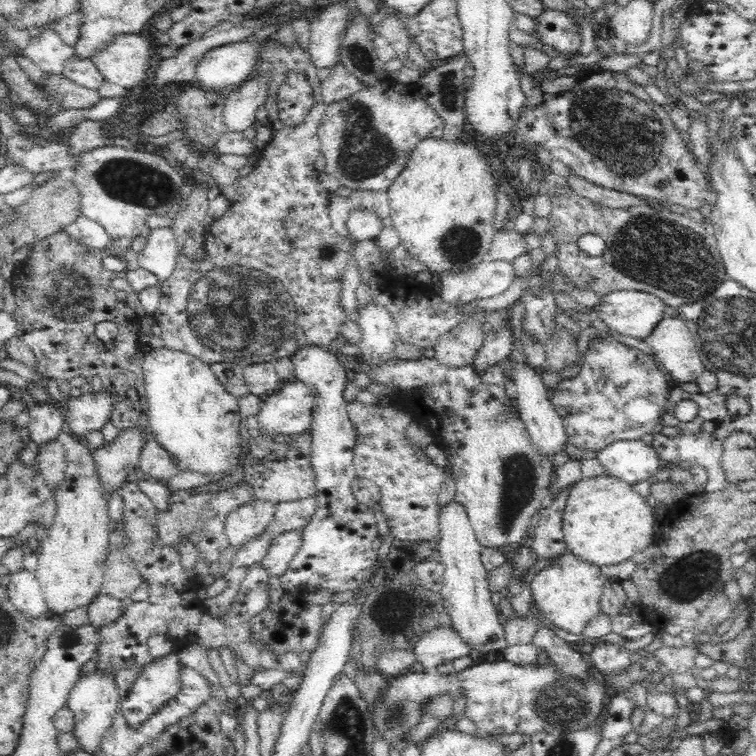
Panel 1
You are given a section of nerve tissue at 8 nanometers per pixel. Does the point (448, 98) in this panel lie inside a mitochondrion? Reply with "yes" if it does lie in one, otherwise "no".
yes

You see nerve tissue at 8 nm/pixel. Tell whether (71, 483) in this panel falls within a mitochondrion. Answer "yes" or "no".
no

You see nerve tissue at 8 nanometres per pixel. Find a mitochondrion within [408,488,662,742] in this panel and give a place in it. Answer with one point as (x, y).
(563, 704)

